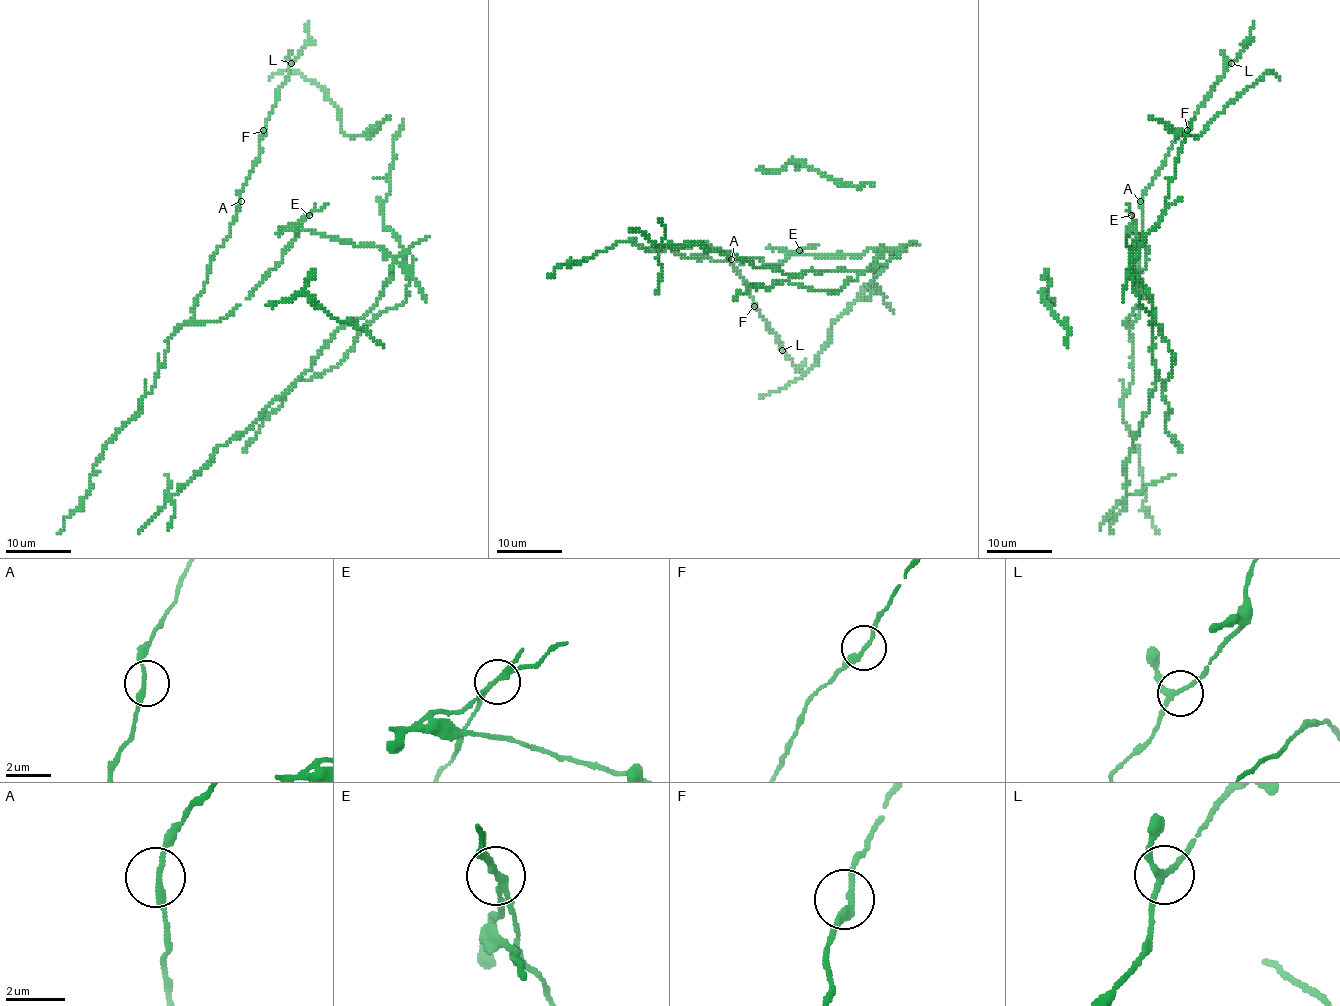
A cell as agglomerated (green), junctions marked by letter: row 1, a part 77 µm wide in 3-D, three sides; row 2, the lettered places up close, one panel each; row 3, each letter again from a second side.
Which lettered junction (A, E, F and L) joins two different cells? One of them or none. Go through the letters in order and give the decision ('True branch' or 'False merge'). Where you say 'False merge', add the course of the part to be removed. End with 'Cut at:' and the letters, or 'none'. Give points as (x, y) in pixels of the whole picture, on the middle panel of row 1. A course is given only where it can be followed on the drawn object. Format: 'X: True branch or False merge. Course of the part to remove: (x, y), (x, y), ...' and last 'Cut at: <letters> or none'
A: True branch
E: False merge. Course of the part to remove: (800, 250), (786, 250), (860, 257), (884, 249), (870, 270), (783, 275), (698, 244), (664, 245), (658, 294)
F: True branch
L: True branch
Cut at: E

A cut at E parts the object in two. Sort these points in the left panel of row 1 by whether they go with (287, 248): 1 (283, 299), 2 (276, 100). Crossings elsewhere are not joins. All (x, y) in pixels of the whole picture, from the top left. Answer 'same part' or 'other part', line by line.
1: other part
2: same part

